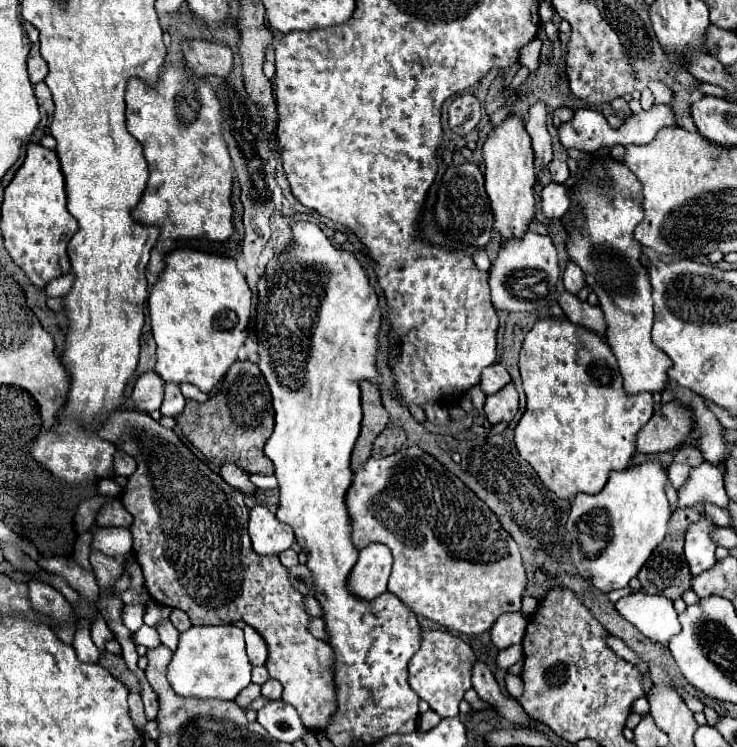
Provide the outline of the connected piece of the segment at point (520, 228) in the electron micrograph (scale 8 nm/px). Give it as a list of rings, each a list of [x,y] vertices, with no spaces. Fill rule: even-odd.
[[[508,115],[484,143],[484,175],[486,193],[490,197],[490,207],[494,215],[494,231],[500,233],[502,243],[510,239],[520,239],[528,231],[530,221],[536,213],[534,199],[534,153],[530,145],[530,135],[524,129],[524,121],[518,115]]]

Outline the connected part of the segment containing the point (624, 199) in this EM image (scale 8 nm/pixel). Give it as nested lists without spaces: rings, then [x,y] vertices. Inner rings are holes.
[[[606,161],[604,167],[610,177],[608,187],[598,187],[596,183],[584,181],[578,191],[570,191],[574,205],[580,205],[586,213],[586,231],[582,235],[570,233],[566,243],[568,255],[586,277],[596,277],[586,279],[586,283],[598,295],[600,307],[606,315],[608,345],[618,359],[620,373],[624,377],[624,391],[628,395],[642,391],[662,393],[668,383],[668,369],[672,361],[650,339],[654,321],[650,281],[646,267],[638,261],[640,245],[632,237],[636,225],[644,217],[638,201],[640,183],[634,173],[624,169],[618,161]]]

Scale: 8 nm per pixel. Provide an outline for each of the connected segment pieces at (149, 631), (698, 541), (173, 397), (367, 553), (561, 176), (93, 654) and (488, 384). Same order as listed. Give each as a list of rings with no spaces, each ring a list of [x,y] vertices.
[[[142,625],[134,635],[132,635],[132,641],[136,645],[146,645],[148,649],[154,649],[156,645],[160,645],[160,635],[156,629],[148,627],[148,625]]]
[[[702,507],[698,509],[702,517],[698,523],[692,523],[690,529],[686,531],[686,545],[684,545],[684,555],[686,555],[686,561],[694,577],[710,569],[716,563],[716,557],[714,557],[716,543],[712,539],[712,531],[716,529],[716,525],[712,523],[712,519],[704,515]]]
[[[166,383],[166,385],[164,385],[164,403],[162,403],[162,407],[160,407],[162,415],[174,417],[176,413],[182,413],[184,403],[186,403],[186,399],[184,399],[184,395],[180,393],[180,387],[178,387],[176,383]]]
[[[372,543],[360,551],[356,565],[348,575],[348,591],[358,599],[376,599],[386,591],[386,583],[392,569],[390,549],[380,543]]]
[[[552,161],[550,165],[548,165],[548,169],[550,169],[550,173],[552,173],[552,181],[556,181],[556,183],[564,183],[568,177],[570,177],[570,171],[568,171],[568,165],[566,165],[566,161]]]
[[[80,619],[80,629],[74,637],[74,651],[82,663],[96,663],[100,657],[100,651],[90,639],[90,625],[88,619]]]
[[[494,363],[494,365],[490,365],[490,367],[486,367],[482,371],[480,387],[482,387],[482,391],[486,395],[492,395],[492,393],[498,393],[508,381],[510,381],[510,375],[504,369],[504,365],[502,363]]]

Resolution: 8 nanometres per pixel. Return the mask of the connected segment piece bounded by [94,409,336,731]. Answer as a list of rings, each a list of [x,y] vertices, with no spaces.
[[[116,409],[102,427],[94,429],[100,439],[110,441],[116,449],[136,459],[136,471],[128,477],[128,483],[120,495],[122,505],[134,517],[130,533],[134,539],[134,555],[140,563],[146,589],[150,597],[172,609],[182,609],[192,625],[220,625],[244,621],[256,629],[268,645],[266,669],[272,679],[282,683],[282,699],[298,711],[304,725],[312,731],[320,731],[330,725],[336,713],[336,685],[334,685],[334,649],[330,643],[310,635],[310,615],[304,607],[304,595],[296,591],[288,579],[288,569],[276,555],[262,557],[254,553],[248,537],[248,509],[242,503],[242,493],[230,487],[218,473],[202,463],[172,429],[162,427],[148,413]]]

